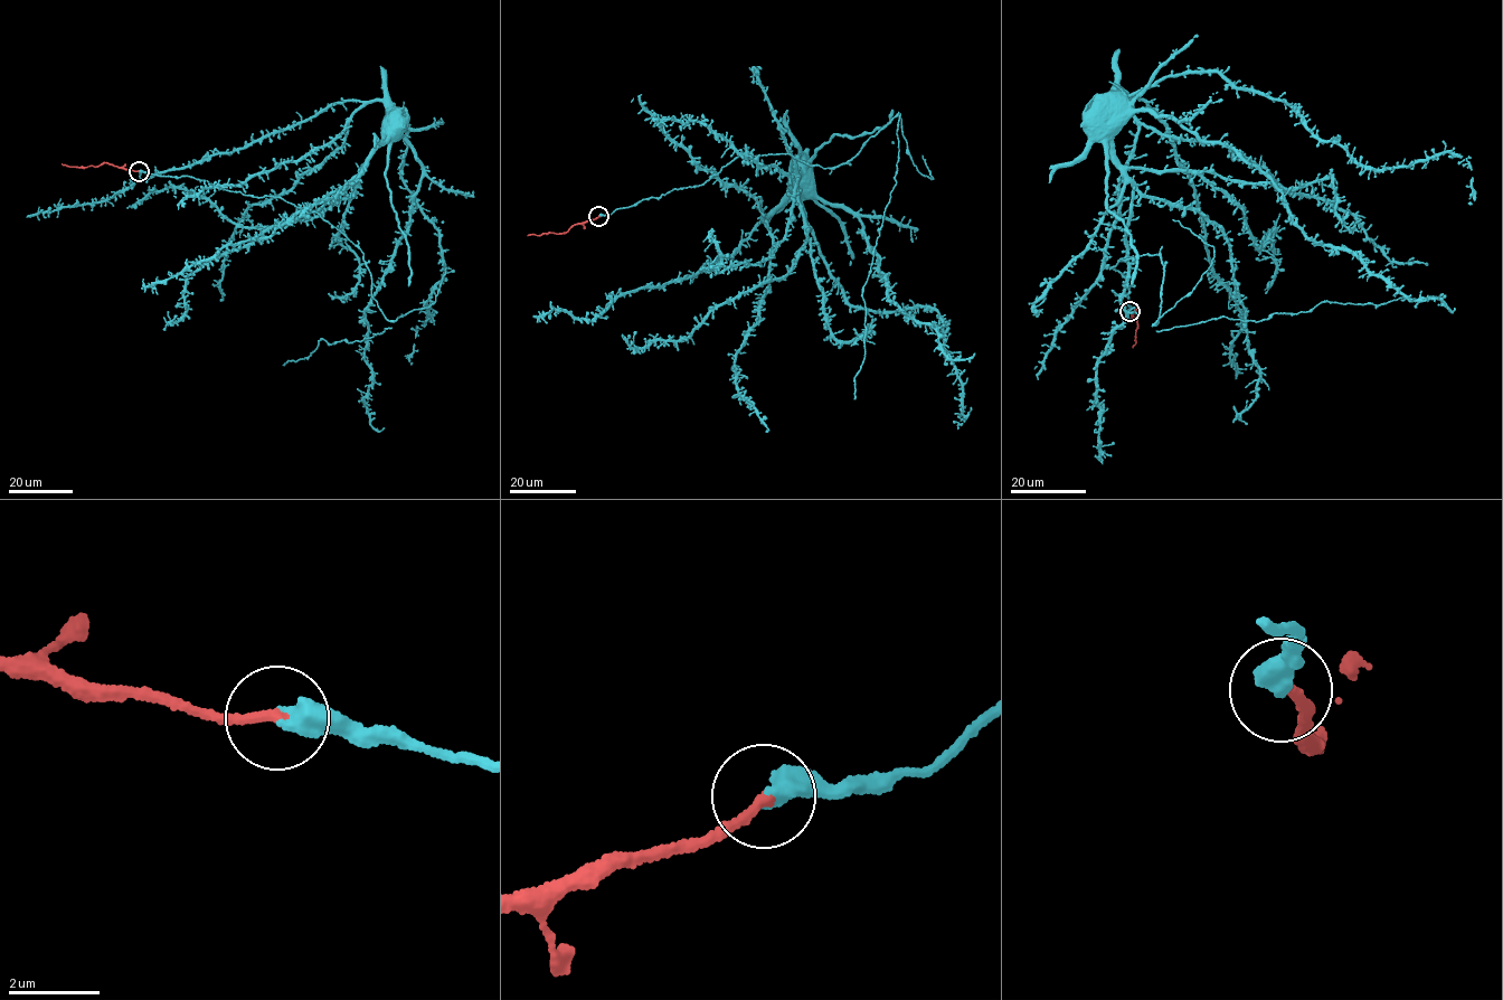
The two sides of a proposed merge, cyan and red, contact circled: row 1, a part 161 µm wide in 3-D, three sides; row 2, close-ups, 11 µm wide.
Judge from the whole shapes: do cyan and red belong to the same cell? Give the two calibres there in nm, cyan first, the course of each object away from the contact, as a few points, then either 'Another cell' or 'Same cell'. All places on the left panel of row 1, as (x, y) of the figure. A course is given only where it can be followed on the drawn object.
Thickness 480 nm (cyan) against 240 nm. Course of cyan: (139, 171), (186, 176), (306, 208), (338, 190), (367, 164), (370, 154), (395, 140), (407, 123), (402, 113). Course of red: (139, 171), (104, 163), (87, 167), (62, 163). Same cell

